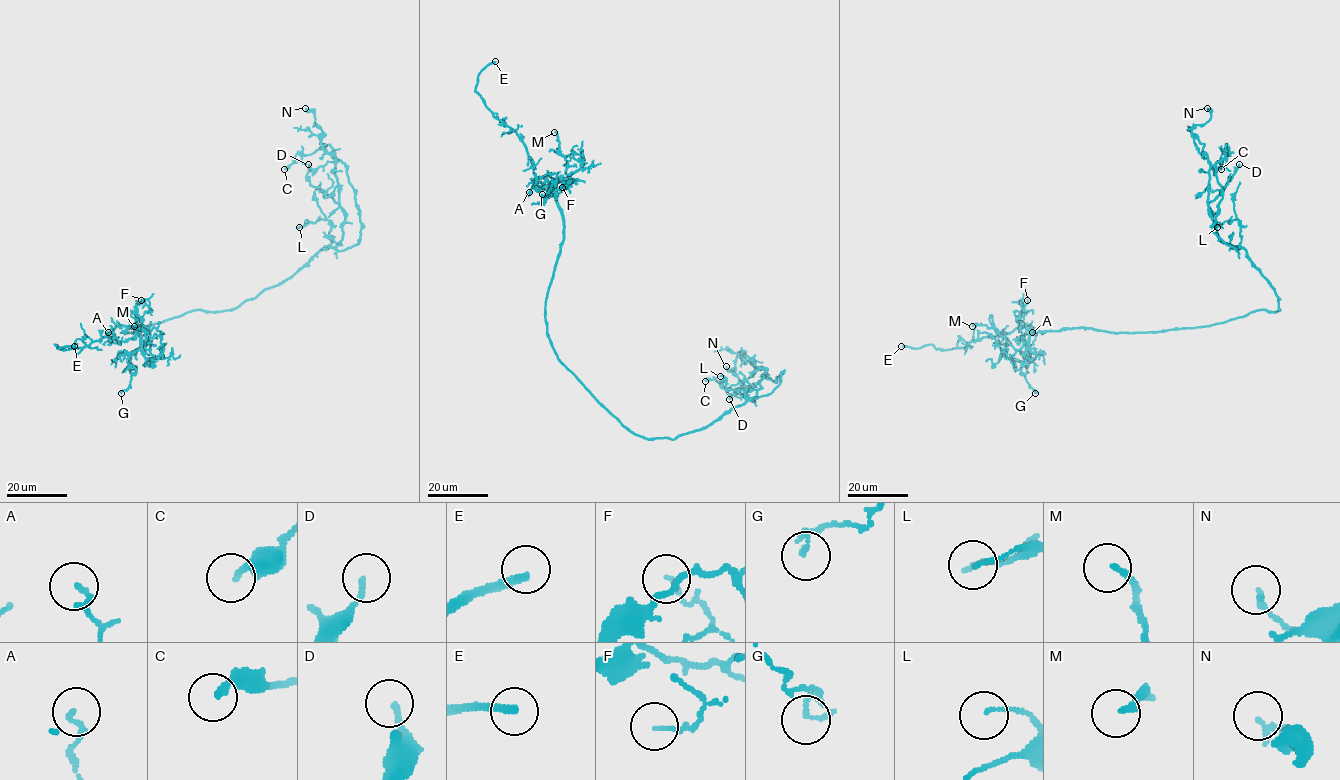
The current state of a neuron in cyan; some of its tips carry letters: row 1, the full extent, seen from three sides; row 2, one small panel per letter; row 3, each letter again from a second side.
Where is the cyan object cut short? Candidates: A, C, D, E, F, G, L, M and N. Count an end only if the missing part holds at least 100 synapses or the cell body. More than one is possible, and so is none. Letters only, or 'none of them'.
E

